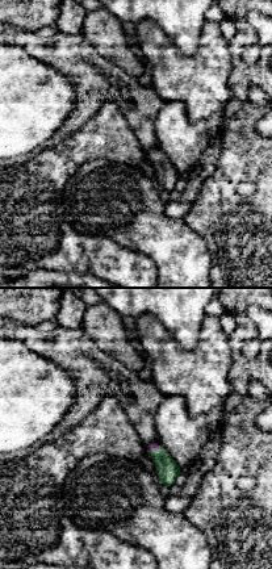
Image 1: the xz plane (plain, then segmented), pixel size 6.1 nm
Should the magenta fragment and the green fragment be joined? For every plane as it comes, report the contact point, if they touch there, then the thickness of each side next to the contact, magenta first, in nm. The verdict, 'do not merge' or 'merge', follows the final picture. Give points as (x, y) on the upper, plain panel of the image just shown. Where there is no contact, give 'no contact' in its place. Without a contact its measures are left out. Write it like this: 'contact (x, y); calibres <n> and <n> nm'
contact (153, 154); calibres 40 and 140 nm

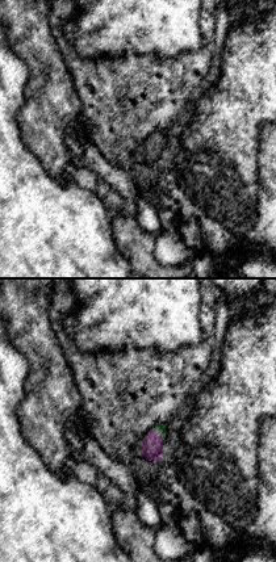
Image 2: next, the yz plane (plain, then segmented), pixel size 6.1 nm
contact (158, 139); calibres 130 and 60 nm

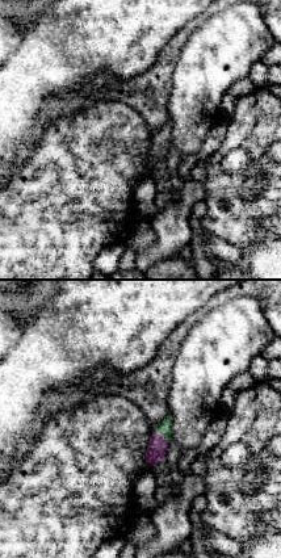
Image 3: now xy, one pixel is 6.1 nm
contact (160, 139); calibres 120 and 80 nm

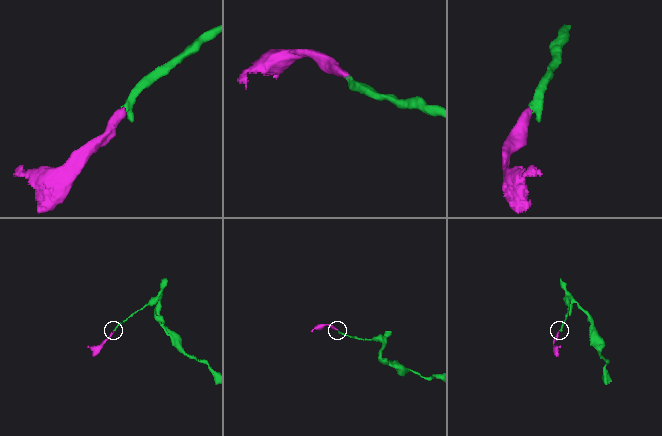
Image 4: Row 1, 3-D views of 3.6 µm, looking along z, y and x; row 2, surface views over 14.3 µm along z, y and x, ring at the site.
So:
merge

